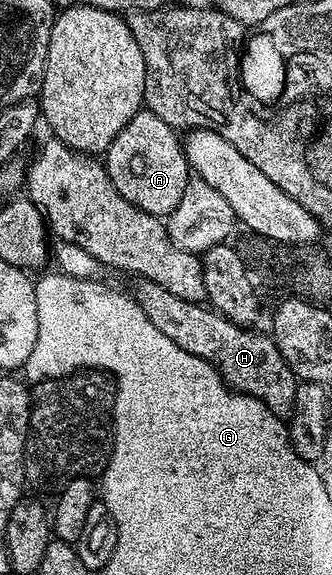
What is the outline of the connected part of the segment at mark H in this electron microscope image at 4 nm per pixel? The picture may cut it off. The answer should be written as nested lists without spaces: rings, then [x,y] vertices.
[[[140,277],[135,280],[135,283],[134,298],[136,303],[142,309],[142,313],[146,313],[146,317],[150,317],[150,321],[154,321],[154,325],[158,325],[158,333],[166,333],[166,337],[170,337],[170,341],[174,341],[174,345],[178,345],[182,349],[186,349],[188,353],[194,353],[211,363],[219,371],[220,378],[232,390],[262,401],[275,415],[284,417],[291,412],[296,405],[298,380],[290,369],[290,365],[286,365],[282,353],[278,353],[276,342],[272,338],[267,334],[259,335],[259,330],[234,325],[225,315],[204,303],[191,303],[182,297],[174,297],[174,293],[170,293],[170,289],[162,289],[162,285],[158,285],[154,281]]]

